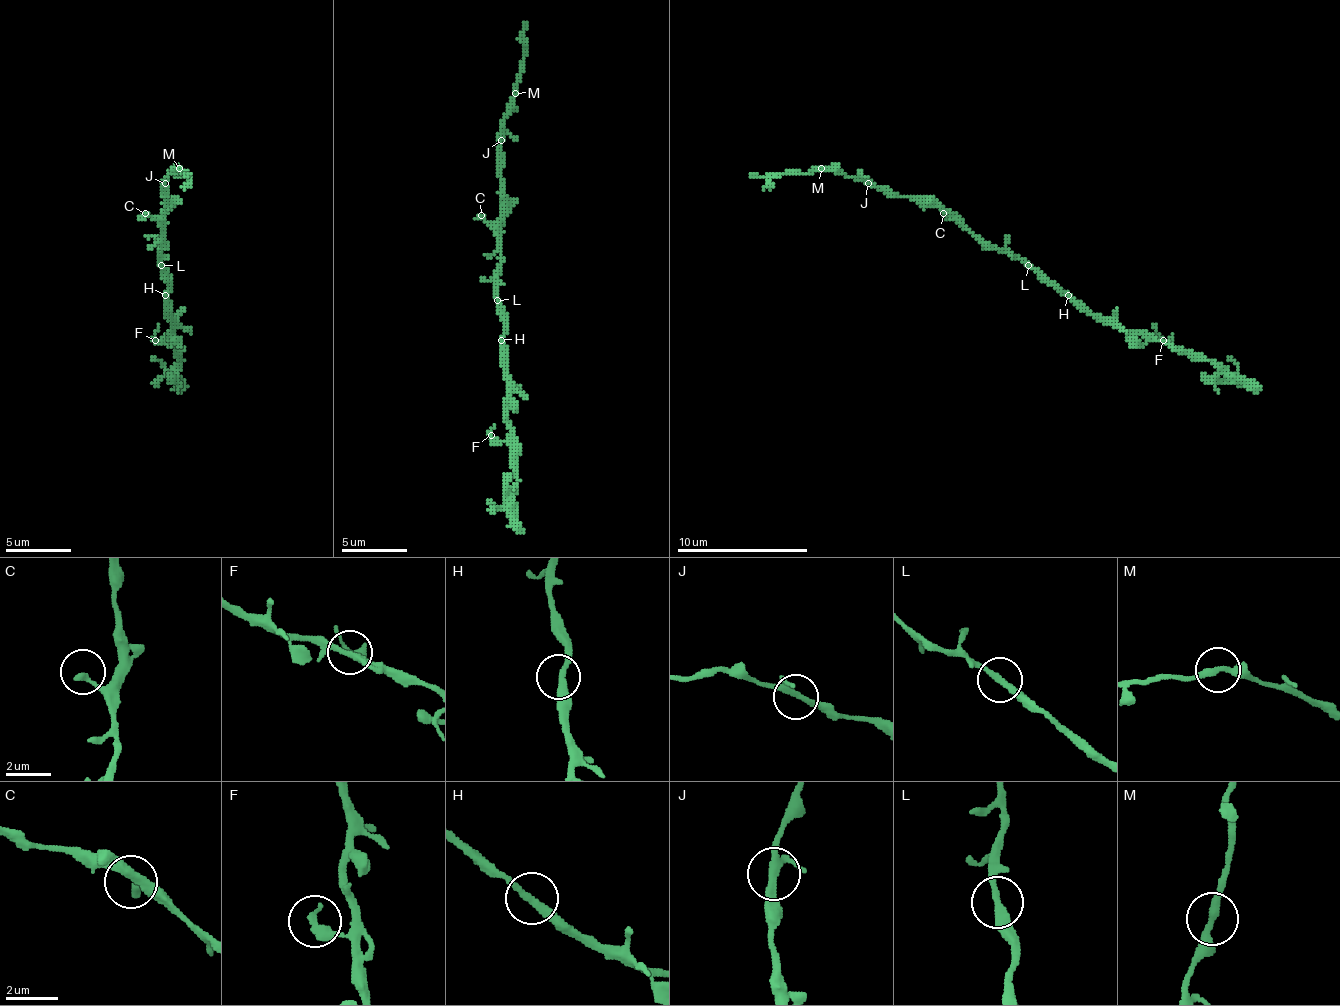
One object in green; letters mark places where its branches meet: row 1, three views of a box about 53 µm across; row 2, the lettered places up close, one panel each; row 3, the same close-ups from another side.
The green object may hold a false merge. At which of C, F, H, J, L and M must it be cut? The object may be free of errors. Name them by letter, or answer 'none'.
none

